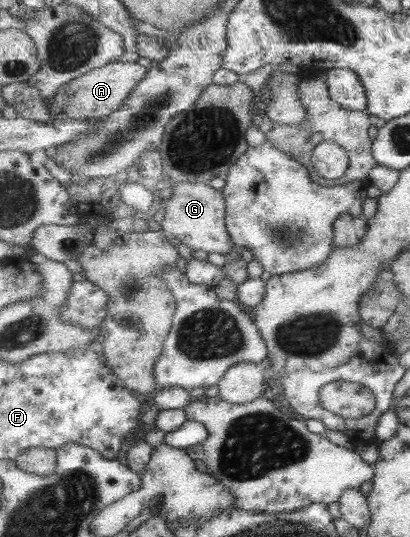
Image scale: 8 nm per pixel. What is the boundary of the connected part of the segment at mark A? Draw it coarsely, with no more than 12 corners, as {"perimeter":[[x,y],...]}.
{"perimeter":[[119,61],[59,88],[53,118],[98,121],[149,73]]}

